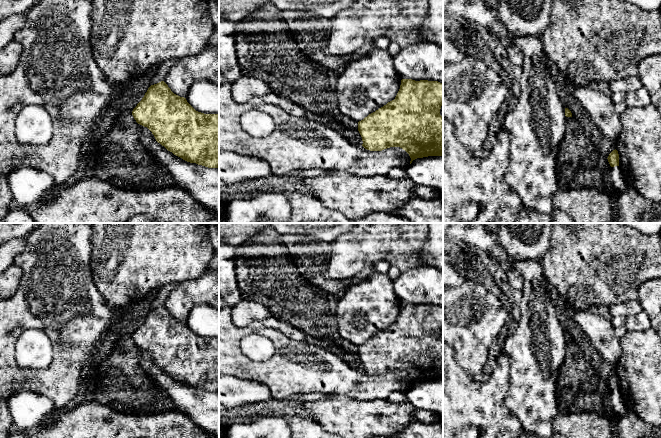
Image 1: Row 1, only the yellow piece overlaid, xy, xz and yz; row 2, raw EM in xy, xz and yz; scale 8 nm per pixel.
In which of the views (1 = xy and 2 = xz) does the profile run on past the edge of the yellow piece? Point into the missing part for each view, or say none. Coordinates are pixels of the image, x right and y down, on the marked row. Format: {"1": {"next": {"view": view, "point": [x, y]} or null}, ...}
{"1": {"next": null}, "2": {"next": null}}

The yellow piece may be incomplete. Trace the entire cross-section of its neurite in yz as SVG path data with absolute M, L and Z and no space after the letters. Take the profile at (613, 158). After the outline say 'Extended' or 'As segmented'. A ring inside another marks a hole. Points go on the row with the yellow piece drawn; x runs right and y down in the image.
M616 149L609 154L607 159L611 167L619 166L619 154Z. As segmented

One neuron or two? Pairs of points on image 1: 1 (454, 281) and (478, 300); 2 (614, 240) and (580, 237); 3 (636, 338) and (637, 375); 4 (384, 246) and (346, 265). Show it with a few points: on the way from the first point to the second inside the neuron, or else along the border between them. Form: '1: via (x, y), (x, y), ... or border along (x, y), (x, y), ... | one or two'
1: border along (466, 279), (460, 285), (453, 287) | two
2: via (606, 240), (588, 240) | one
3: via (637, 347), (637, 366) | one
4: via (375, 246), (365, 246), (355, 256) | one

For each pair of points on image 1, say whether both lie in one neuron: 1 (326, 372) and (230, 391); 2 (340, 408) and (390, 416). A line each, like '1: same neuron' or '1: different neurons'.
1: different neurons
2: same neuron

